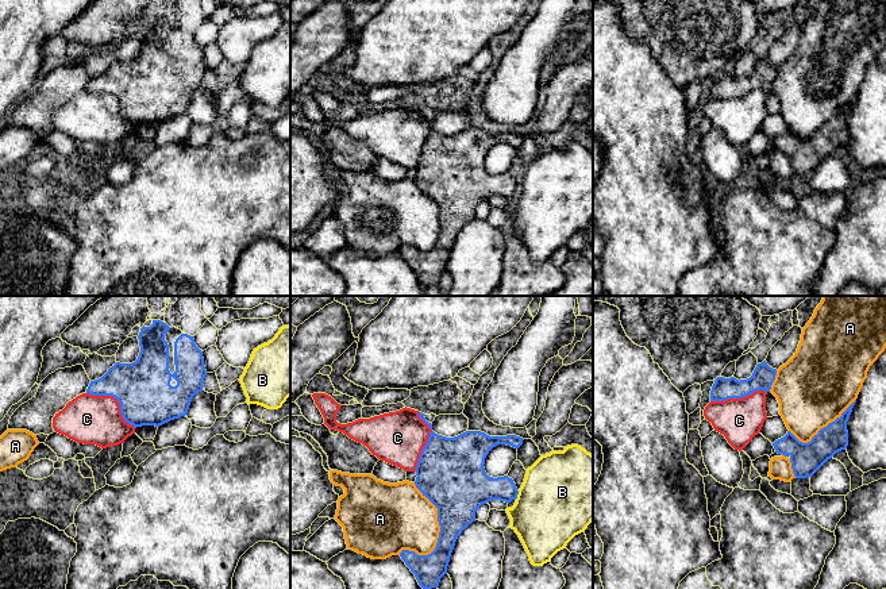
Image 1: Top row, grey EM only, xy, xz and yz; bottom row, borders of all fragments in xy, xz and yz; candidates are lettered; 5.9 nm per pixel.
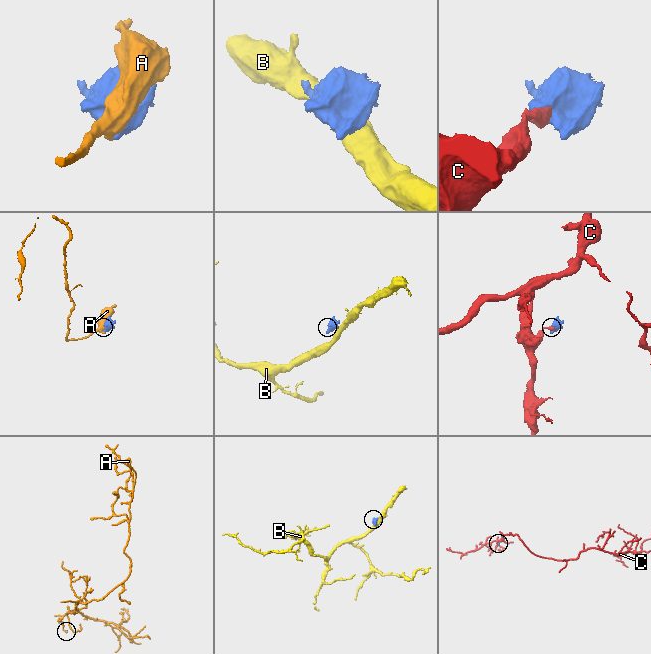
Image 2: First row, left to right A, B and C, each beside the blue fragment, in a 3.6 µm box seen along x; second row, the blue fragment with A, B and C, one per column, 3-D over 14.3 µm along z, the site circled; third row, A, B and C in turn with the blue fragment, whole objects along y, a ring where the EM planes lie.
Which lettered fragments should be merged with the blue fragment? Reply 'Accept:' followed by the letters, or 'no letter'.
Accept: no letter

